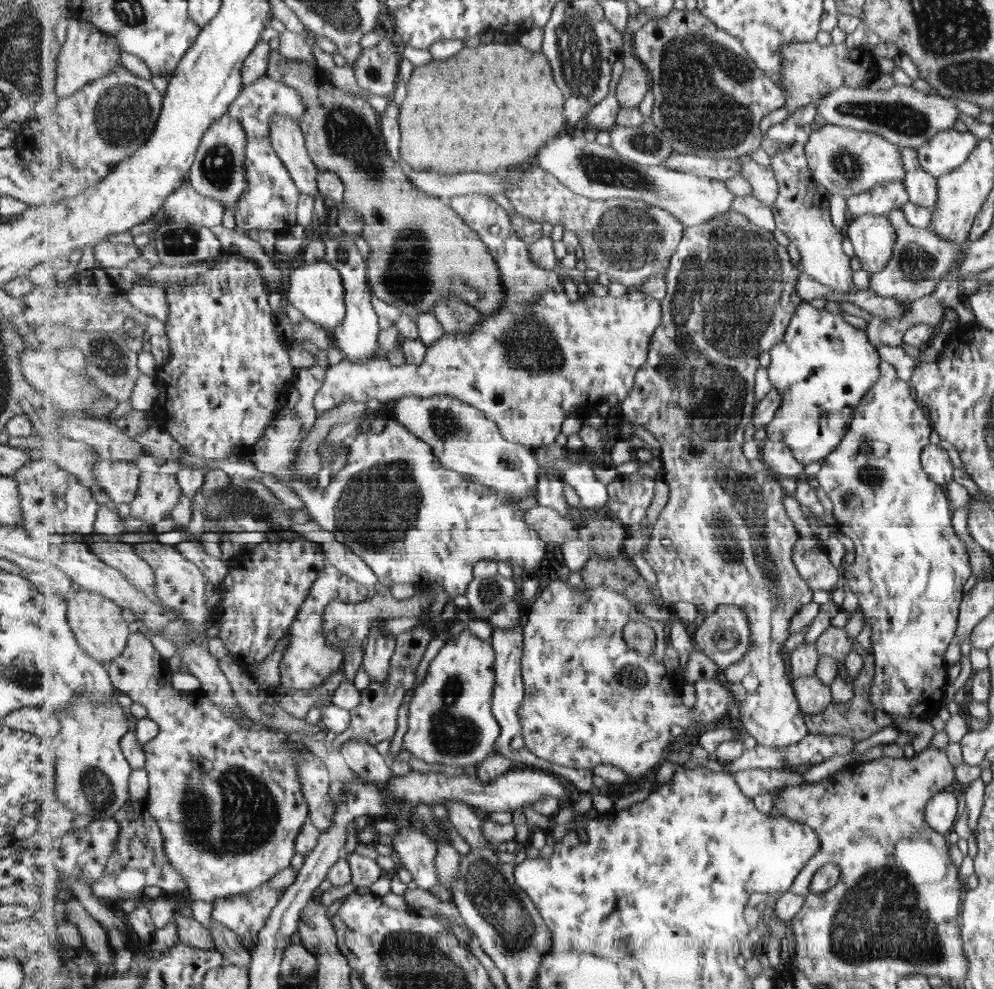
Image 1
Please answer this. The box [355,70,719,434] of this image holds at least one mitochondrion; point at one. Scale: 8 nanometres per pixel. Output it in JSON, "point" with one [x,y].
{"point":[624,239]}

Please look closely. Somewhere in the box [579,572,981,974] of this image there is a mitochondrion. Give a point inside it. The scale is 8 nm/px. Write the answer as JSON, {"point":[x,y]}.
{"point":[884,915]}

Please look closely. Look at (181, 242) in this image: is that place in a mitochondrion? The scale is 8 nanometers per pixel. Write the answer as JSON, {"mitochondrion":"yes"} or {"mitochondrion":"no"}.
{"mitochondrion":"yes"}

